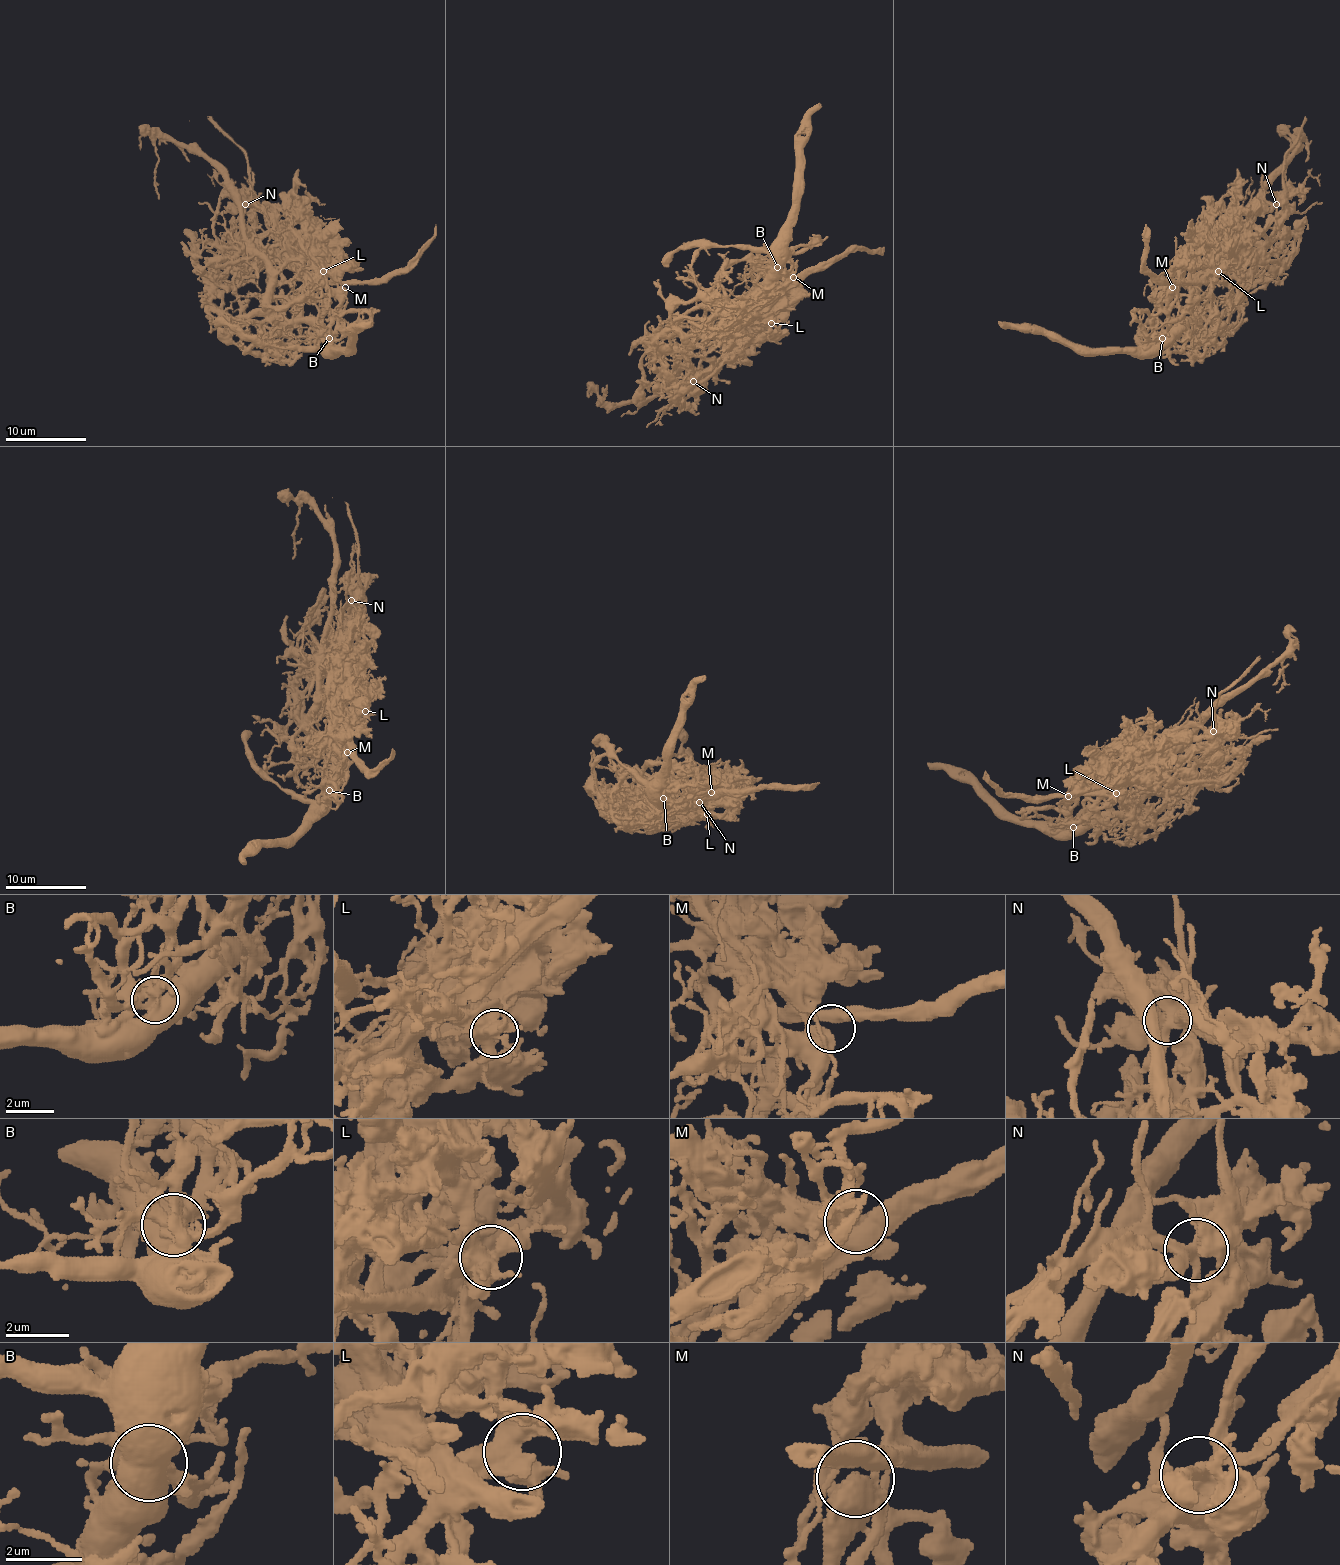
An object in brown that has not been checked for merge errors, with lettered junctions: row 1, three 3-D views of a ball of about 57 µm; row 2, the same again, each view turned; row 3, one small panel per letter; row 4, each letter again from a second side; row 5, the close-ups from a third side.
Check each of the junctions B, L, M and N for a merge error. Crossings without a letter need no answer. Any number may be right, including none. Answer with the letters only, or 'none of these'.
B

